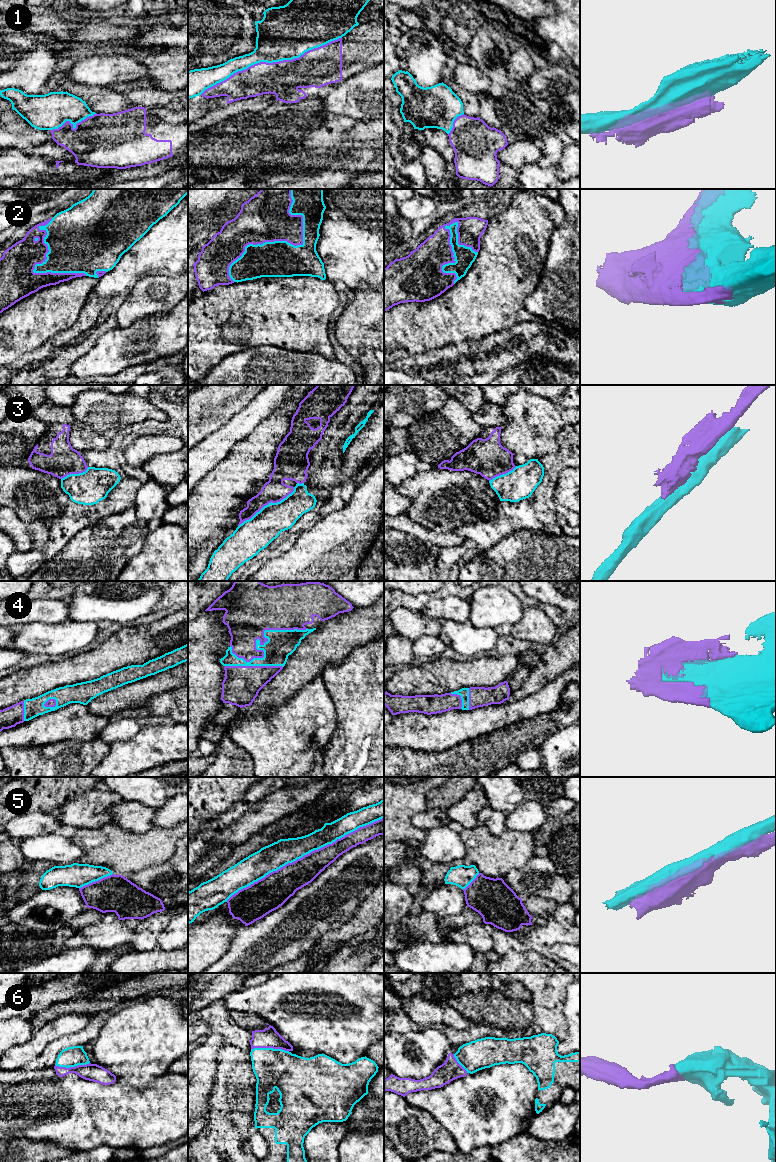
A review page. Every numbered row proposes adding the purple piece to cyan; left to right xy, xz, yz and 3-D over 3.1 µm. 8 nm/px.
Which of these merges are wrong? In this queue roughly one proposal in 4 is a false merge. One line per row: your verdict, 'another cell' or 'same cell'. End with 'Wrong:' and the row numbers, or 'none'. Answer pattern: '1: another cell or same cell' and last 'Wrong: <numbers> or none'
1: another cell
2: same cell
3: another cell
4: same cell
5: another cell
6: same cell
Wrong: 1, 3, 5

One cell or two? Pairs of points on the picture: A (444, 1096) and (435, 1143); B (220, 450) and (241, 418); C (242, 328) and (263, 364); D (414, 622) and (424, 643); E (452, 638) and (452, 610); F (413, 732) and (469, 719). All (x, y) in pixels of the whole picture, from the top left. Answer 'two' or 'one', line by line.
A: two
B: one
C: two
D: two
E: two
F: one

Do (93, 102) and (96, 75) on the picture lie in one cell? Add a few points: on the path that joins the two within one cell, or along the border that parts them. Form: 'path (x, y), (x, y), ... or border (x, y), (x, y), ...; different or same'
border (75, 82), (109, 87); different

